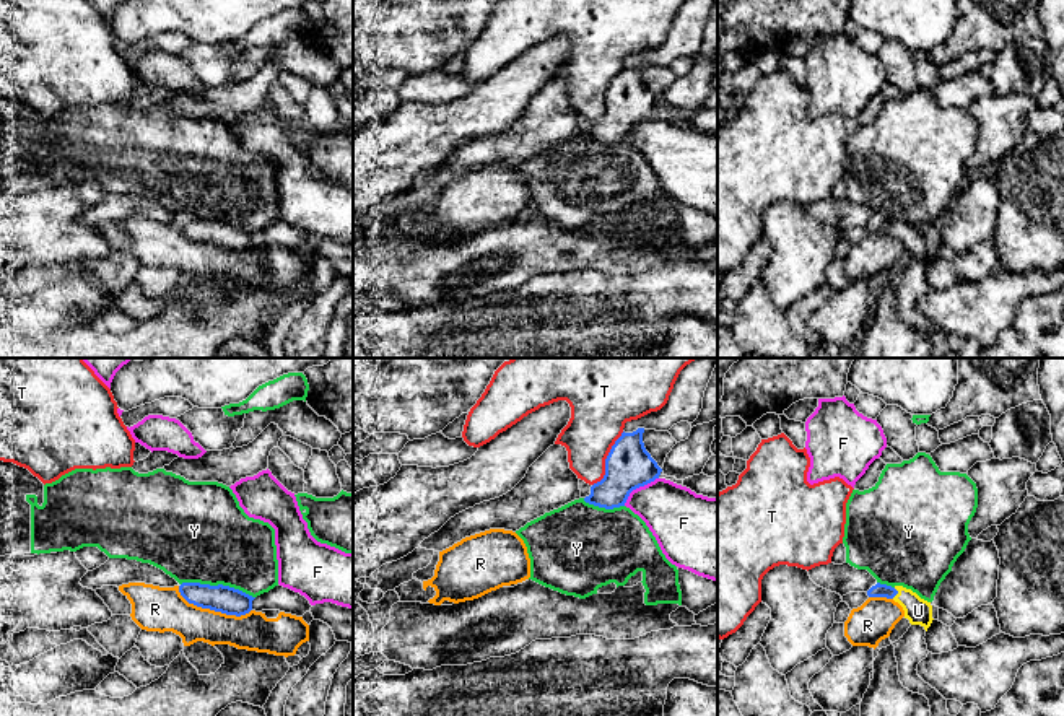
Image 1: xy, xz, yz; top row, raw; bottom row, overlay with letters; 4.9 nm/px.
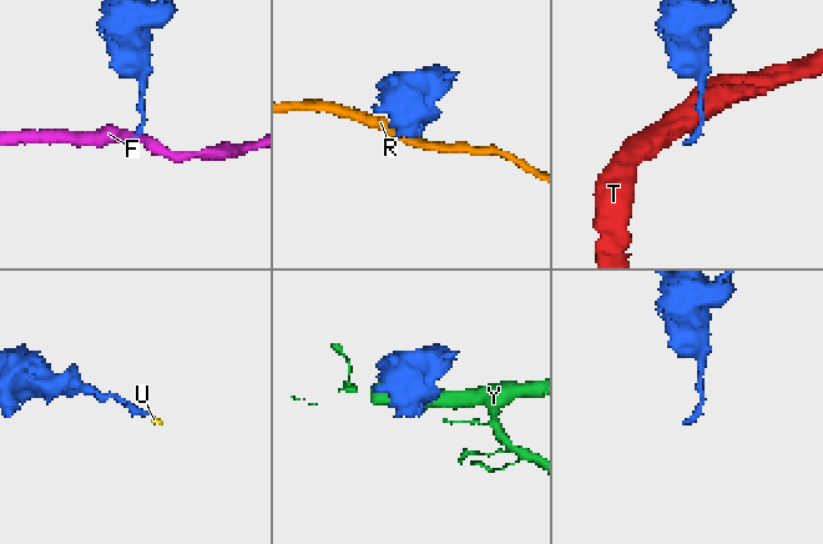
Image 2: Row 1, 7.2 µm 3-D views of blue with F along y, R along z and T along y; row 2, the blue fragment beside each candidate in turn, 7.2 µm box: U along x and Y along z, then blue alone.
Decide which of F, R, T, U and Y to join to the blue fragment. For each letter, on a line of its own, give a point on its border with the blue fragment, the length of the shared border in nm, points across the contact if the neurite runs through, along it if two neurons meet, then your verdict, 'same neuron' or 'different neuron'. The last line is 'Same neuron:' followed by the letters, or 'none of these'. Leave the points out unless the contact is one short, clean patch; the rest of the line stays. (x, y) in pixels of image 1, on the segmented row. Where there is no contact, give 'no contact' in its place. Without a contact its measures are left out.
F: xz (638, 487) | 220 nm | along xz (658, 477), (636, 487), (623, 505) | different neuron
R: xy (212, 609) | 380 nm | along xy (178, 586), (178, 591), (197, 606), (236, 615), (251, 611) | different neuron
T: xz (606, 459) | 320 nm | different neuron
U: yz (897, 593) | 60 nm | across yz (879, 589), (897, 593), (918, 611) | same neuron
Y: xy (218, 585) | 380 nm | along xy (181, 583), (228, 585), (254, 598) | different neuron
Same neuron: U

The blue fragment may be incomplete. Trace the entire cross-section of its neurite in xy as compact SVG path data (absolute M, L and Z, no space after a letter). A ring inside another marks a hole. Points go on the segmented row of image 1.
M182 583L179 592L189 604L236 617L249 613L255 599L223 584Z

